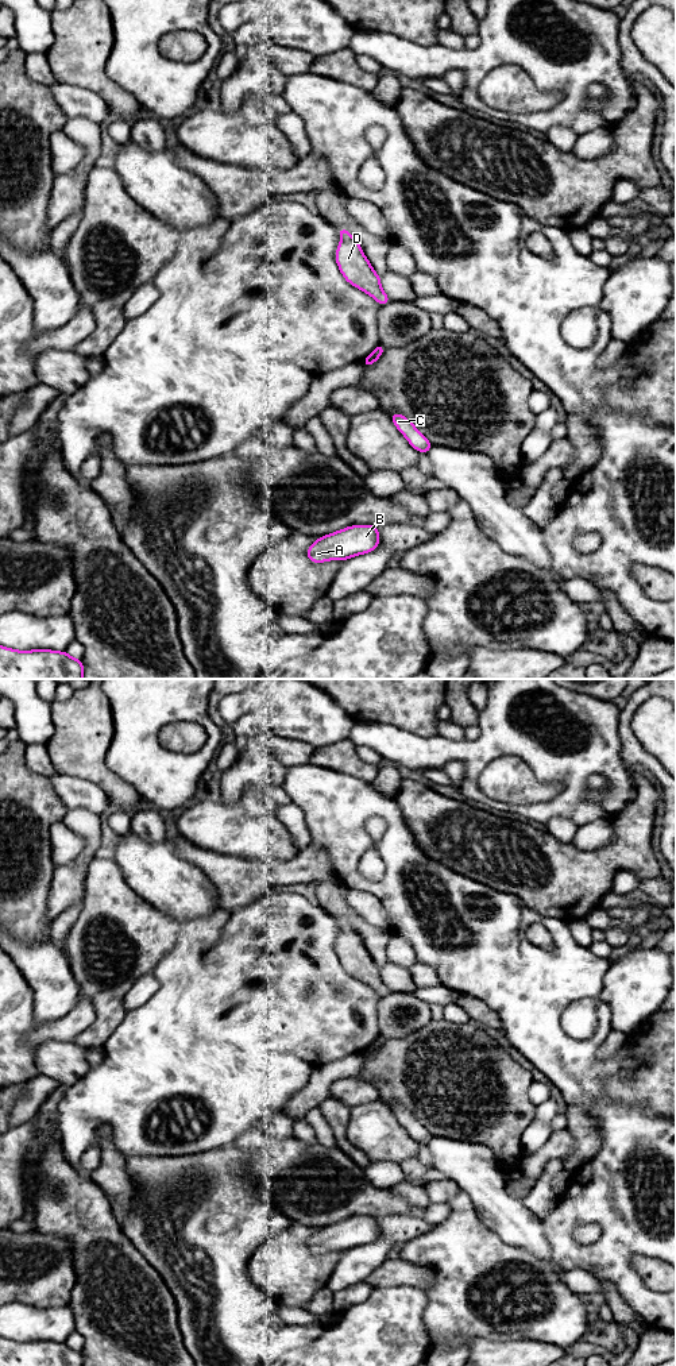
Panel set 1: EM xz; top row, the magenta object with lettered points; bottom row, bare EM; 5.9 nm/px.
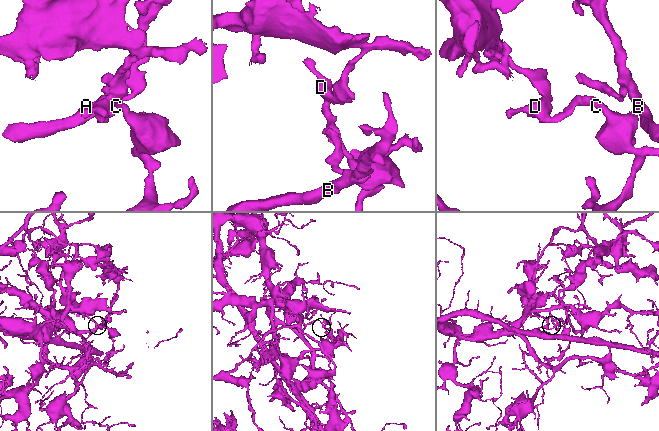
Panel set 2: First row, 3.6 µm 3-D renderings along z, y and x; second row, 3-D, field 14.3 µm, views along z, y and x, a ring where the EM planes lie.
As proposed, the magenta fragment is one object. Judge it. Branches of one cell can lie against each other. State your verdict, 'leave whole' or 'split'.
split

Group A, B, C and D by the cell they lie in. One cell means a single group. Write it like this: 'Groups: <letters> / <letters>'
Groups: A B C / D

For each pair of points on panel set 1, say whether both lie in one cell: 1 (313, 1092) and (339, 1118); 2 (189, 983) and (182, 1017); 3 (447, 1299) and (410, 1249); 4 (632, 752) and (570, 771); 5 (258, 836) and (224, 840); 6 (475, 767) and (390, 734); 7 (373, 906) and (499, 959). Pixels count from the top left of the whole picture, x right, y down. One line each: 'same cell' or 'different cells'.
1: different cells
2: same cell
3: same cell
4: different cells
5: same cell
6: same cell
7: different cells

